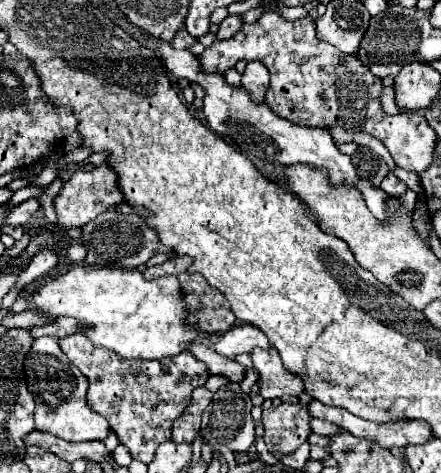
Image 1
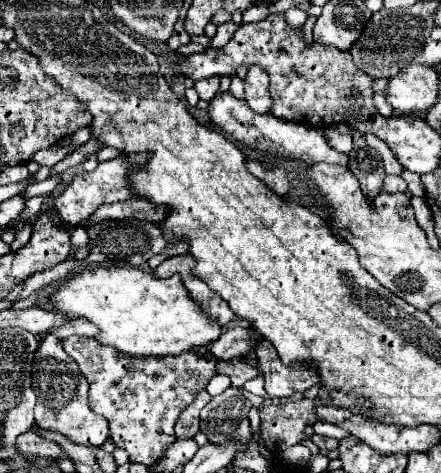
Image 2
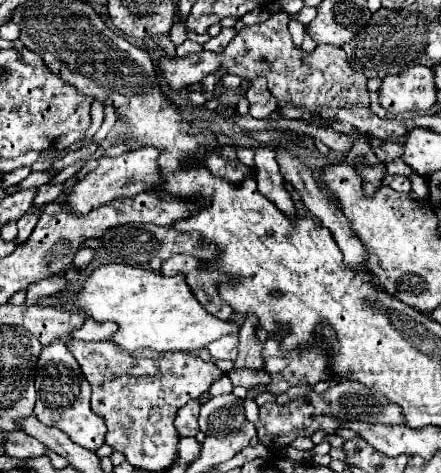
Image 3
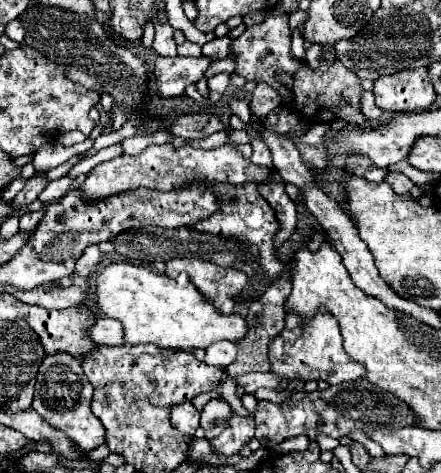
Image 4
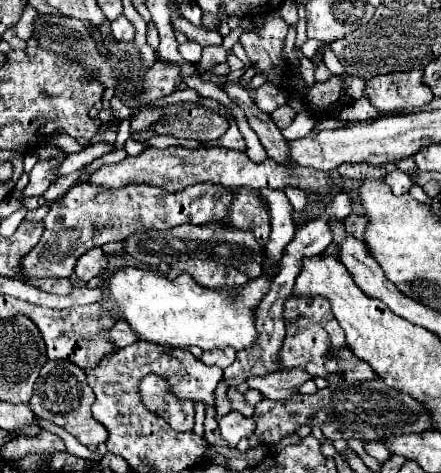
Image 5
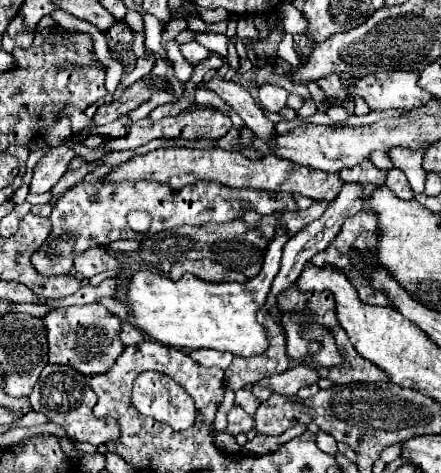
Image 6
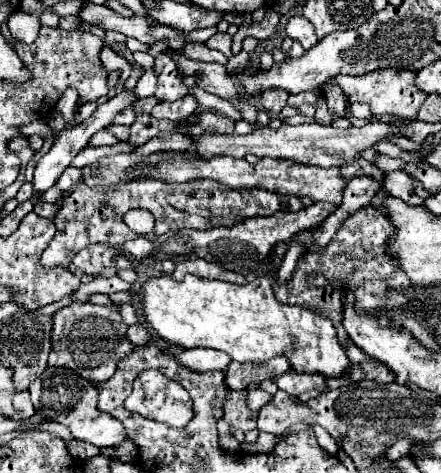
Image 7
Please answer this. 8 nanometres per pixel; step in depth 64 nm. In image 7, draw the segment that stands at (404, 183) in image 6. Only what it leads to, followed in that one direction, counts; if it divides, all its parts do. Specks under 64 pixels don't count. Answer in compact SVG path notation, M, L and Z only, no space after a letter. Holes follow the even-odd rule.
M400 170L396 172L390 172L386 174L386 184L384 184L386 192L390 196L396 196L400 200L404 200L406 204L424 204L422 198L418 198L414 194L414 188L412 188L412 178Z

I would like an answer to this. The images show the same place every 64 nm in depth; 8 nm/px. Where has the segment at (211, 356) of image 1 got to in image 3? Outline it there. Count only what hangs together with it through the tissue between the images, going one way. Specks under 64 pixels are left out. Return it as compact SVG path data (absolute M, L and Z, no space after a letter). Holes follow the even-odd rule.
M230 370L230 380L234 386L244 386L246 390L252 390L254 386L268 386L270 376L264 370Z

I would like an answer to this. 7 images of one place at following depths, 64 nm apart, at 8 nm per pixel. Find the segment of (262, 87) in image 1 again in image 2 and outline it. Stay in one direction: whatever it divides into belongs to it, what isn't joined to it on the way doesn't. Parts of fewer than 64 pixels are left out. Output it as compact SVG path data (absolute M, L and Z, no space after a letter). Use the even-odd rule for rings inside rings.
M252 66L244 80L246 90L246 102L252 108L252 112L266 114L272 110L272 98L268 92L268 76L260 66Z

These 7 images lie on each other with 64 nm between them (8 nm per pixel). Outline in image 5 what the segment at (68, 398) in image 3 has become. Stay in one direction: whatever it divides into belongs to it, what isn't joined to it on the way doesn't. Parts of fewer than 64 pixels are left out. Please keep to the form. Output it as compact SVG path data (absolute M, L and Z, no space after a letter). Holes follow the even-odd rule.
M60 360L60 362L48 362L42 366L40 376L34 384L34 396L30 400L30 408L36 416L50 420L50 422L62 426L64 430L68 430L72 436L76 436L80 440L80 444L98 446L98 444L106 442L108 430L104 428L104 424L94 420L94 416L90 414L92 402L94 402L94 392L86 382L84 370L80 370L74 364L68 364L66 360L64 362Z

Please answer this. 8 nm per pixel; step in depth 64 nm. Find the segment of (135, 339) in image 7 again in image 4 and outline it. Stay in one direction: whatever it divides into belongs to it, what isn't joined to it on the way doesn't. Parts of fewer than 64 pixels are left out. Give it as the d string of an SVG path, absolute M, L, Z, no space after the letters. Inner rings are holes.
M98 318L96 324L90 328L90 336L96 344L104 344L104 346L122 346L124 344L122 324L112 318Z

